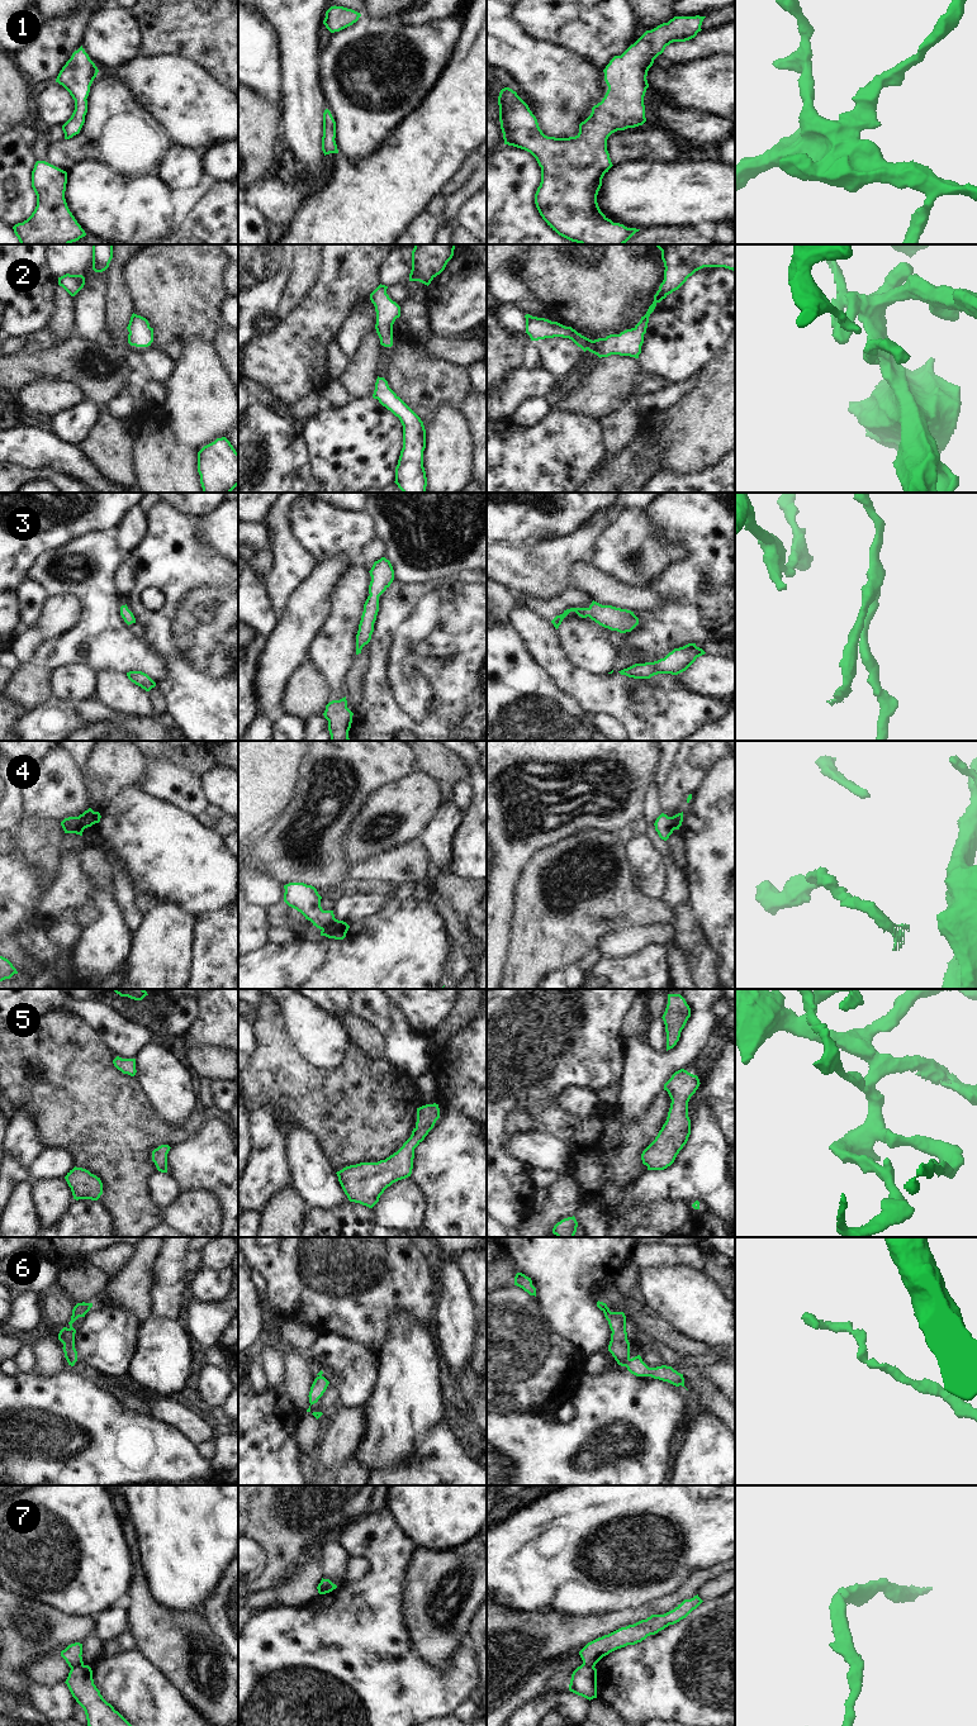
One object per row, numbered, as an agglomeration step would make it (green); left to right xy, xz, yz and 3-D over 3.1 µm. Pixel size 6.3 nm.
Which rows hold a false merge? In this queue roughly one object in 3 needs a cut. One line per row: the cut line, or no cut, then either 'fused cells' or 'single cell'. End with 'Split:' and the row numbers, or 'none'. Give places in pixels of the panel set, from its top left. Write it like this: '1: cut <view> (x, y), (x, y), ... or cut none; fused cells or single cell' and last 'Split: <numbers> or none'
1: cut none; single cell
2: cut none; single cell
3: cut none; single cell
4: cut xz (333, 917), (322, 930); fused cells
5: cut none; single cell
6: cut none; single cell
7: cut xy (83, 1663), (71, 1668); fused cells
Split: 4, 7

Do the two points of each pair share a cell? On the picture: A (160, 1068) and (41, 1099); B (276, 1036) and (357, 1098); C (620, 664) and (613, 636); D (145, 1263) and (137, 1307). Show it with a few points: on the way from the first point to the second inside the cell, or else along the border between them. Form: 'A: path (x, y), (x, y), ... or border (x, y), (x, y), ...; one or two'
A: border (134, 1075), (150, 1099); two
B: path (288, 1059), (325, 1096), (335, 1096); one
C: path (624, 657), (624, 650), (617, 642); one
D: path (137, 1274), (137, 1296); one

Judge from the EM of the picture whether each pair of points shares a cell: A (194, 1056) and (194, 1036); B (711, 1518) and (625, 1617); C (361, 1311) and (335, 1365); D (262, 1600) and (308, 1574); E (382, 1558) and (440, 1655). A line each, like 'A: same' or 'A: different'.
A: different
B: different
C: different
D: same
E: different

